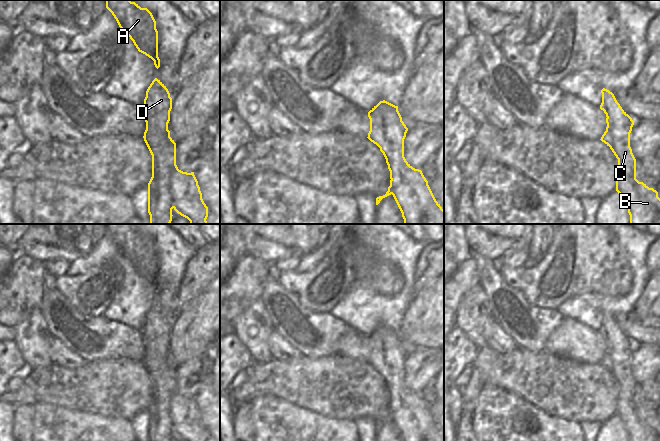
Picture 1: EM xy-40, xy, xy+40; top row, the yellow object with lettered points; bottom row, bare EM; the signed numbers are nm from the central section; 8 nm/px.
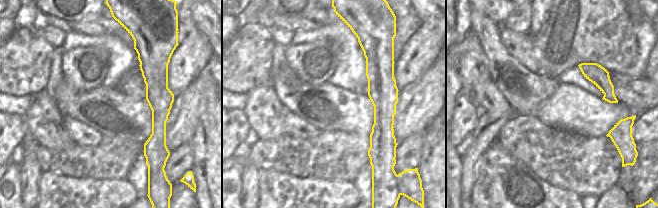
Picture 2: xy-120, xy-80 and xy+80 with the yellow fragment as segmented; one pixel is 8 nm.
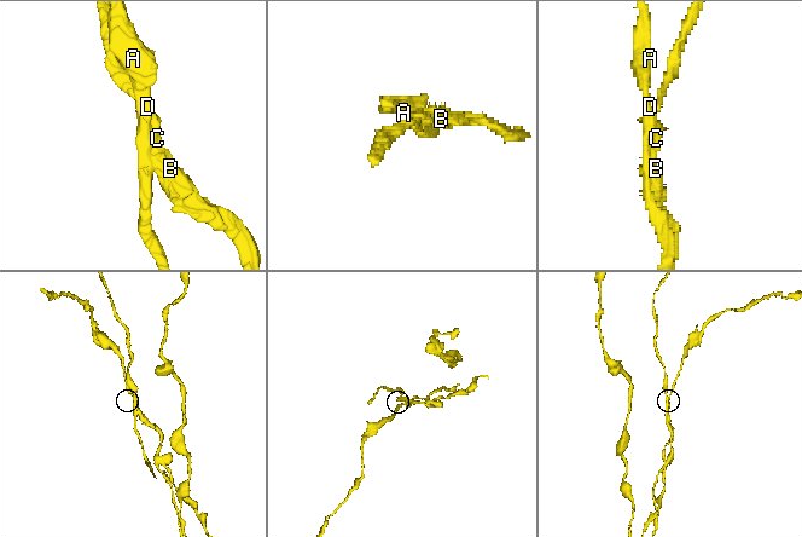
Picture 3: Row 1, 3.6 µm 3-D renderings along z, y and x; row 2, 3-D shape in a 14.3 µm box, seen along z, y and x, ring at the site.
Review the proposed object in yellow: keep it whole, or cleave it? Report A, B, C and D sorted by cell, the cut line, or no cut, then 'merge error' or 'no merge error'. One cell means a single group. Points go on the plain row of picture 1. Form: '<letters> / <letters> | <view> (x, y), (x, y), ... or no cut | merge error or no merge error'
A D / B C | xy-40 (167, 354), (155, 373), (169, 391), (174, 431) | merge error

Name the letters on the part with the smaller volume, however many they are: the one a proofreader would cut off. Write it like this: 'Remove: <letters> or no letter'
Remove: A, D

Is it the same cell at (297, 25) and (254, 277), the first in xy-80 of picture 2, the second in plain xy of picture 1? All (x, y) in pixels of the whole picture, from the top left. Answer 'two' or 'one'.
two

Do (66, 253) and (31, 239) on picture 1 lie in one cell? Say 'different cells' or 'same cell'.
same cell

